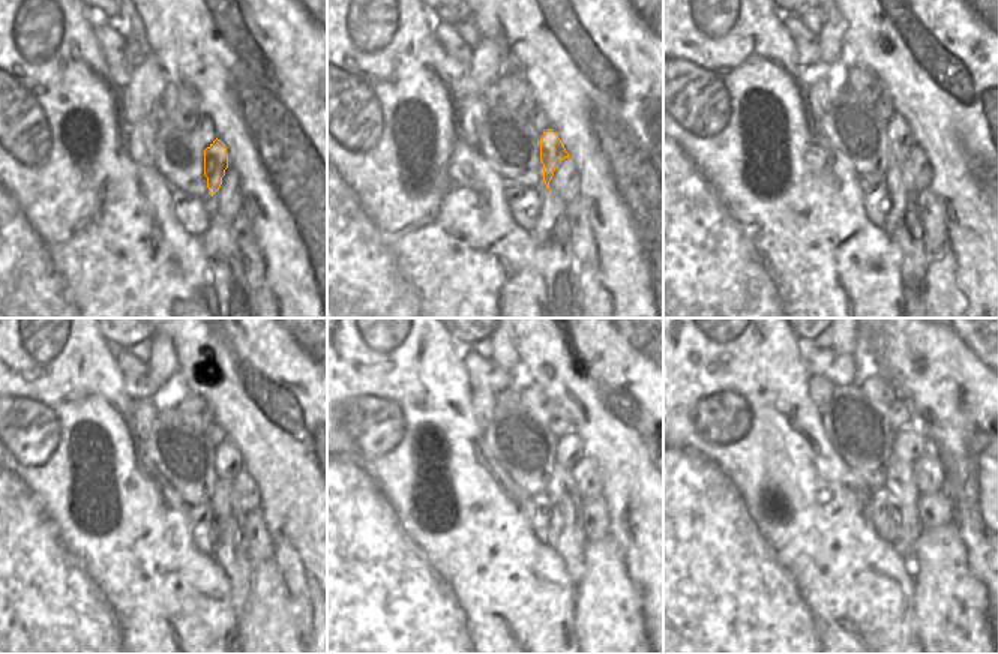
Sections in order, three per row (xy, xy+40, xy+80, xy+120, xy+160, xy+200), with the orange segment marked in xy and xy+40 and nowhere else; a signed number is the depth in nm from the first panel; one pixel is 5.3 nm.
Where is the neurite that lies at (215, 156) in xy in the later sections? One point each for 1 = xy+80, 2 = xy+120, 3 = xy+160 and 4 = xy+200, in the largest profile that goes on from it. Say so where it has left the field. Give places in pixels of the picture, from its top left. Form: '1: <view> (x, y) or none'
1: xy+80 (899, 138)
2: xy+120 (228, 461)
3: xy+160 (569, 450)
4: xy+200 (908, 444)

